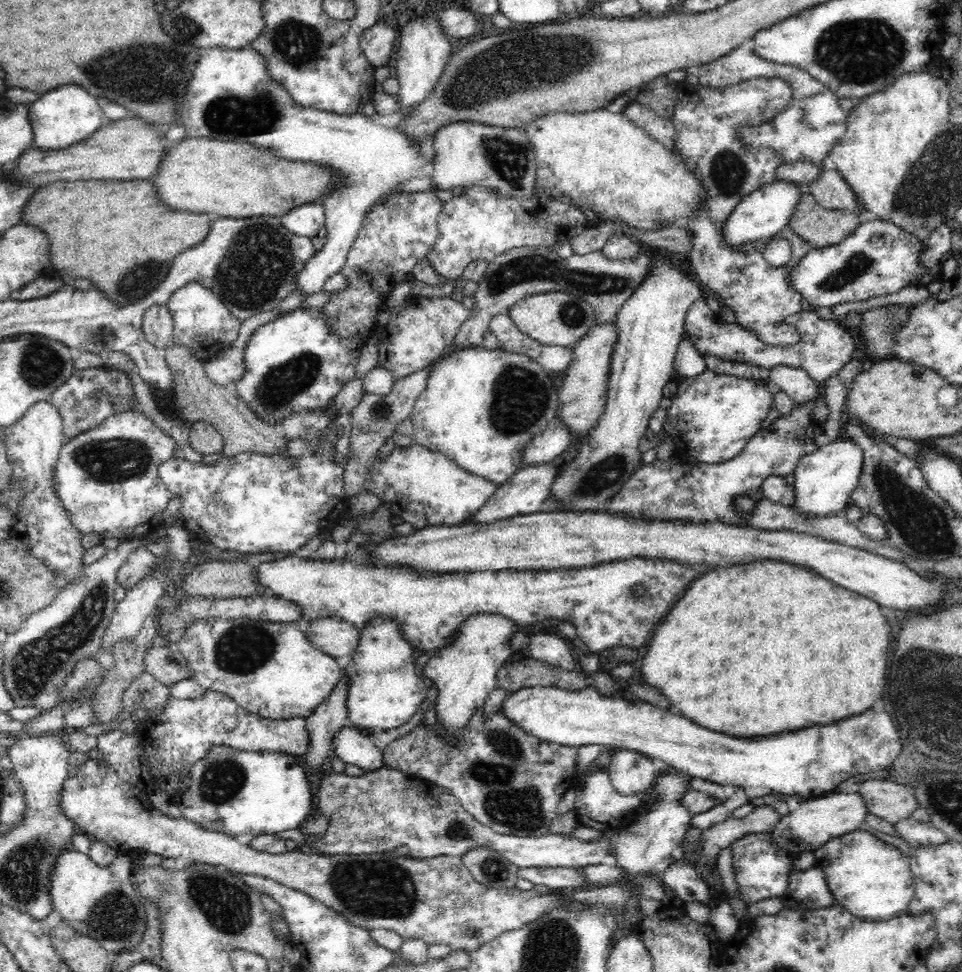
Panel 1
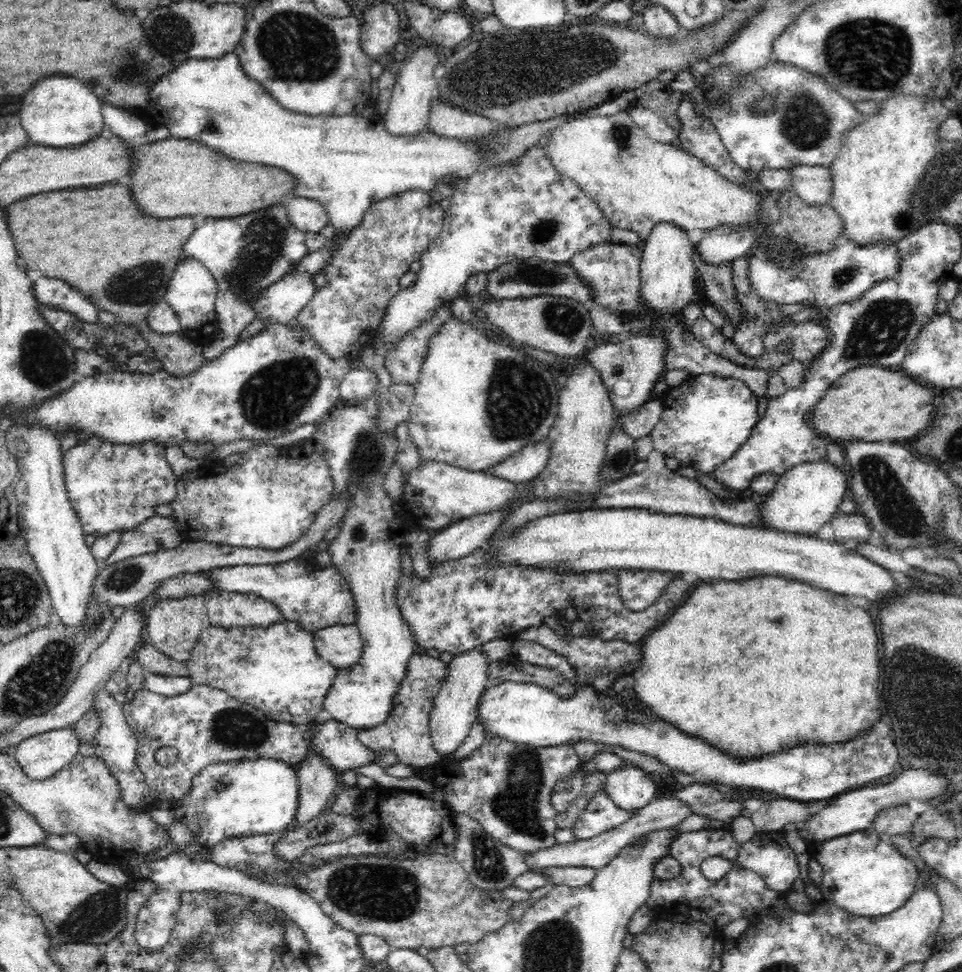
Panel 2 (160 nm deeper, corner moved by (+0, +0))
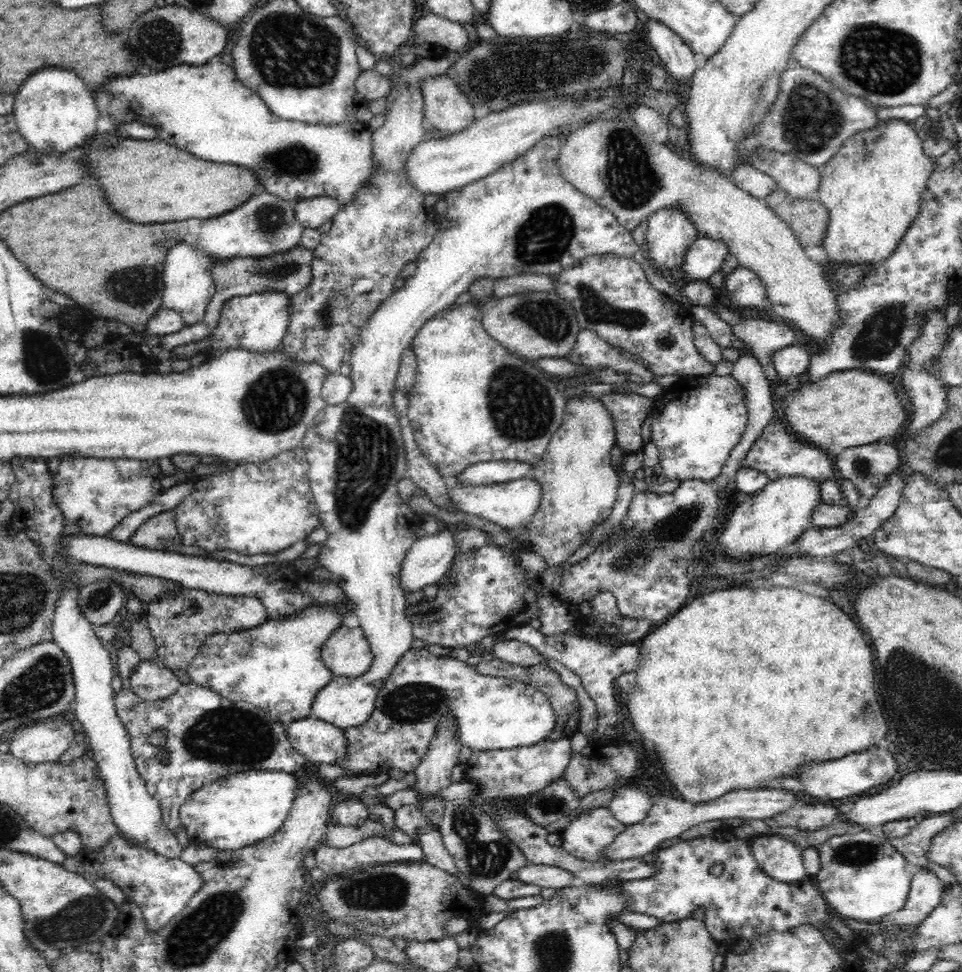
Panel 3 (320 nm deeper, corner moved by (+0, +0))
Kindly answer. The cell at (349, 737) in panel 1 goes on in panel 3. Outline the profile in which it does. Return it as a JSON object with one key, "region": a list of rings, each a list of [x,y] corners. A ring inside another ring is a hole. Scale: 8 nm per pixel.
{"region":[[[310,715],[285,727],[292,747],[306,757],[309,765],[335,765],[348,754],[343,729],[323,719]]]}

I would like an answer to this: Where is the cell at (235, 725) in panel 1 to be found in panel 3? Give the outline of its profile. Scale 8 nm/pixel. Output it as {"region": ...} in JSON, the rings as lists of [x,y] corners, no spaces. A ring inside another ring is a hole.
{"region":[[[192,683],[181,684],[174,694],[168,698],[157,699],[155,702],[145,702],[138,698],[131,688],[122,688],[115,694],[115,707],[120,722],[131,735],[132,755],[139,776],[143,779],[147,792],[160,803],[164,823],[174,834],[178,834],[178,830],[183,828],[179,816],[180,806],[202,786],[238,771],[276,770],[300,775],[309,766],[306,757],[292,747],[287,729],[282,722],[268,718],[263,710],[253,704],[244,701],[234,702],[216,694],[216,691],[208,687]],[[155,728],[167,730],[167,739],[162,748],[152,746],[148,742],[148,735]],[[159,752],[168,752],[166,764],[159,760]]]}

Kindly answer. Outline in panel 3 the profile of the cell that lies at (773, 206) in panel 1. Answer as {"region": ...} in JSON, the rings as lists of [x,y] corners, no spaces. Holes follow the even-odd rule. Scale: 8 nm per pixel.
{"region":[[[700,235],[688,247],[679,280],[714,281],[728,254],[730,254],[730,247],[722,239]]]}

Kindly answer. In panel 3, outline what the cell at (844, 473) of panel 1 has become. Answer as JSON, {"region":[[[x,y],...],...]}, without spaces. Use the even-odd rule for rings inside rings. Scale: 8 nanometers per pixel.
{"region":[[[785,475],[772,479],[762,490],[738,500],[728,516],[727,523],[722,528],[721,544],[728,552],[738,555],[780,552],[783,546],[788,546],[802,533],[814,526],[814,512],[822,505],[820,498],[820,479],[808,475]]]}

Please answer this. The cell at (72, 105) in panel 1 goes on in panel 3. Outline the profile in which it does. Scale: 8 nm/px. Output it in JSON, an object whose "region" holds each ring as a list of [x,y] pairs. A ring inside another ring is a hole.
{"region":[[[38,70],[32,74],[32,78],[28,78],[28,82],[24,82],[14,97],[15,121],[31,150],[43,153],[66,152],[86,144],[97,133],[97,102],[94,102],[88,84],[68,70]]]}

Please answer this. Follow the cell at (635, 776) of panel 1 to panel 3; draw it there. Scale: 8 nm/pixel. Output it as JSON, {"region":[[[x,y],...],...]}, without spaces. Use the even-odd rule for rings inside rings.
{"region":[[[622,784],[615,789],[615,796],[610,800],[609,810],[614,819],[624,825],[624,828],[633,826],[648,817],[652,806],[649,794],[634,784]]]}

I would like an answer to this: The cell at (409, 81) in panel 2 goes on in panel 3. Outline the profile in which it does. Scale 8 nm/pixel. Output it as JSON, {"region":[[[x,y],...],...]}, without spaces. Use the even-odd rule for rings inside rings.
{"region":[[[402,88],[400,94],[390,102],[390,110],[386,110],[385,121],[372,135],[374,159],[376,159],[376,182],[370,188],[362,188],[351,204],[341,206],[333,216],[330,230],[326,232],[320,244],[313,250],[312,284],[298,292],[293,298],[293,313],[288,321],[288,332],[282,338],[282,346],[286,353],[300,361],[321,363],[331,373],[339,371],[343,362],[349,362],[352,351],[359,346],[363,329],[372,314],[379,310],[382,302],[394,292],[394,284],[408,262],[417,262],[419,254],[436,236],[441,220],[428,205],[424,204],[426,195],[413,188],[403,178],[405,156],[417,143],[422,142],[422,135],[427,125],[424,118],[423,92],[414,88]],[[358,279],[372,280],[372,288],[352,288]]]}

